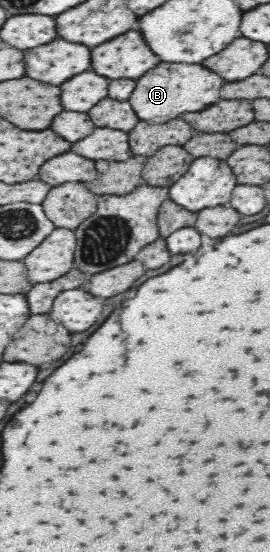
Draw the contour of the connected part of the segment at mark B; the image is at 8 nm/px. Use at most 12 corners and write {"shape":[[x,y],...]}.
{"shape":[[164,64],[130,104],[150,124],[200,112],[224,80],[202,64]]}

